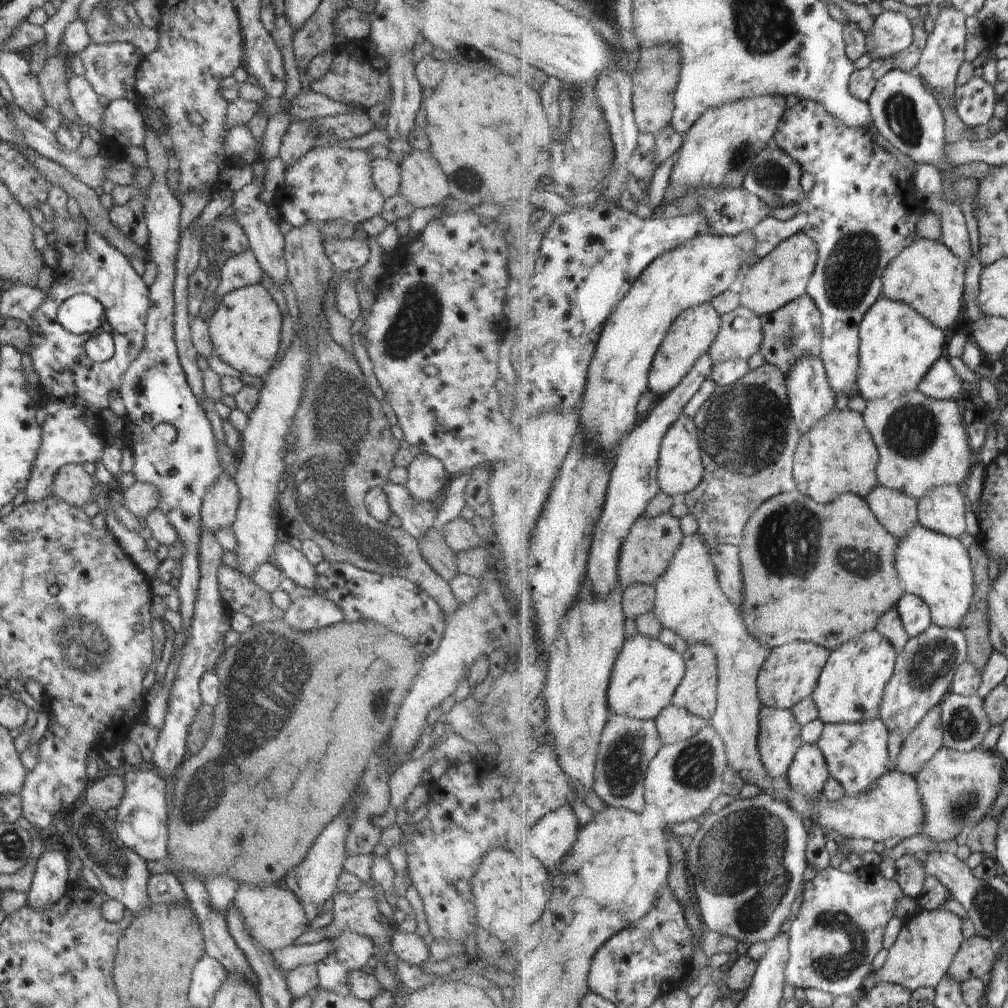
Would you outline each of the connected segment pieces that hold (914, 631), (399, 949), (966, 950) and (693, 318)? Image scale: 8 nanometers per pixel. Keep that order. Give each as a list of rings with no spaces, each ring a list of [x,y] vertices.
[[[907,593],[898,605],[898,609],[912,638],[924,635],[924,632],[935,623],[932,606],[922,596]]]
[[[395,928],[394,934],[390,937],[394,954],[404,963],[419,966],[430,960],[429,948],[417,933],[409,934]]]
[[[967,940],[951,967],[949,976],[956,978],[960,984],[977,977],[986,979],[995,971],[997,961],[998,954],[988,940]]]
[[[705,303],[683,313],[674,324],[663,348],[660,348],[653,366],[650,389],[655,395],[670,394],[674,388],[682,384],[686,374],[692,370],[694,364],[700,362],[702,356],[711,352],[712,346],[719,339],[723,328],[723,318],[712,303]]]

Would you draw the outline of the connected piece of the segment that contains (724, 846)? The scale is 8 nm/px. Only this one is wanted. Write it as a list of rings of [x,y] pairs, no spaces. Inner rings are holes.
[[[765,792],[753,799],[742,800],[742,798],[737,798],[735,802],[723,808],[717,814],[710,814],[701,826],[701,829],[697,832],[693,844],[688,850],[689,871],[694,876],[696,882],[698,899],[700,900],[700,908],[702,910],[701,914],[704,918],[703,923],[710,930],[726,937],[734,938],[738,942],[746,943],[749,946],[758,944],[758,942],[769,944],[772,940],[775,940],[776,936],[782,931],[782,928],[784,928],[792,916],[796,902],[806,887],[806,876],[804,874],[806,874],[806,870],[810,866],[810,862],[808,862],[810,831],[807,829],[806,824],[802,822],[802,818],[798,816],[798,813],[791,806],[780,803],[775,797],[767,795]]]

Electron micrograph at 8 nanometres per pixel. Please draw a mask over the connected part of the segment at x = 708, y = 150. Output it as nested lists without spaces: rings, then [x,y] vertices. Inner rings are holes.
[[[754,96],[710,108],[700,122],[684,135],[684,143],[671,174],[671,182],[683,188],[684,196],[696,192],[708,196],[710,188],[743,186],[758,156],[775,144],[784,116],[788,113],[784,96]]]

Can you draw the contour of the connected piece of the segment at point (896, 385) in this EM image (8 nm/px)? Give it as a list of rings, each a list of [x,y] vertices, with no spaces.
[[[885,296],[880,298],[861,328],[859,394],[870,402],[920,391],[930,368],[944,357],[946,343],[946,332],[910,304],[894,302]]]

